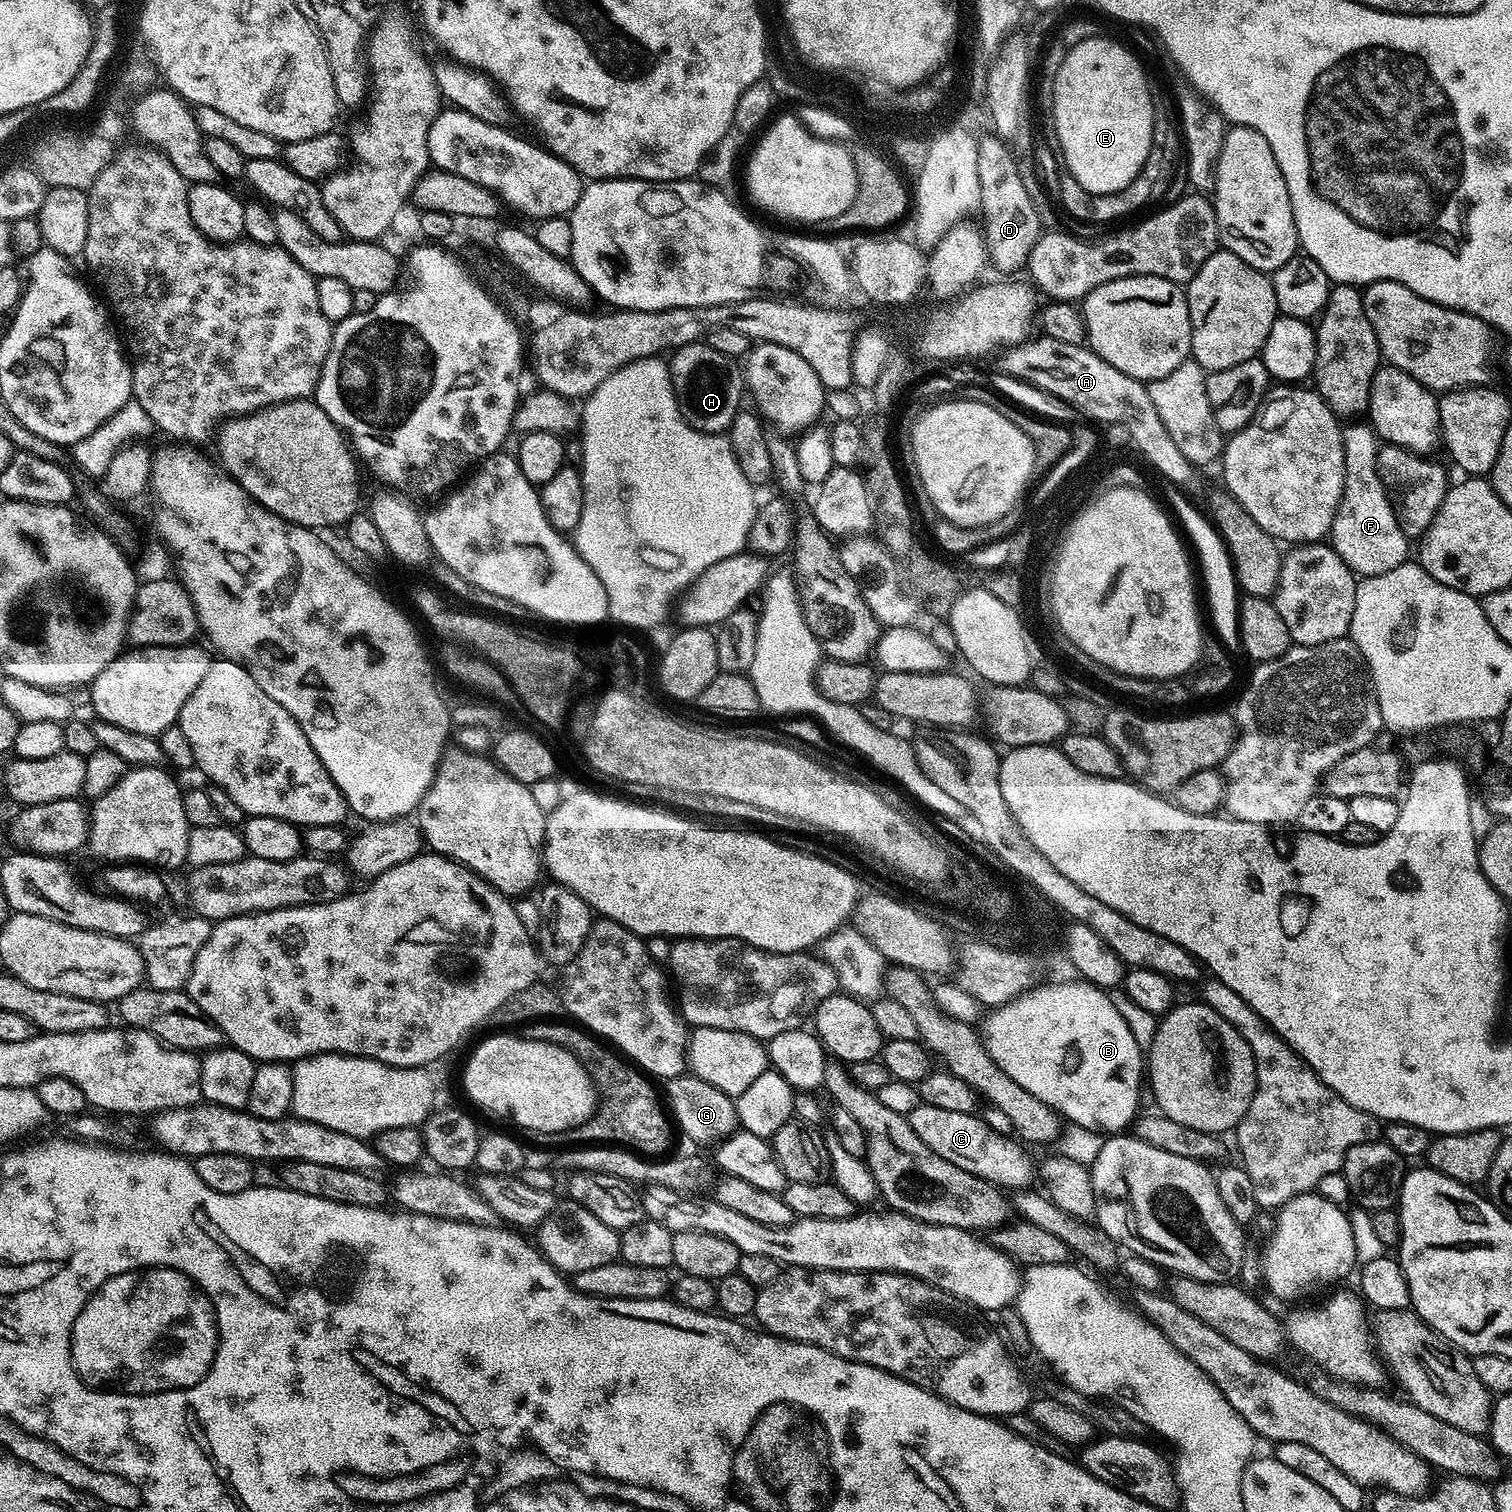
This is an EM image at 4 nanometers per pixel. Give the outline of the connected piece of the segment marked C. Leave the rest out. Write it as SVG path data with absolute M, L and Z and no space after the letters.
M922 1102L911 1111L908 1121L914 1134L930 1150L1002 1190L1012 1188L1014 1192L1023 1191L1029 1189L1035 1181L1036 1164L1022 1148L1024 1146L1017 1139L994 1131L983 1117L975 1113L955 1113L954 1110L943 1110Z

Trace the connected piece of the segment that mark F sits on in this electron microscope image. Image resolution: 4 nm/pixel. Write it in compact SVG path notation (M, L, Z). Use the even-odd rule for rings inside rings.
M1352 422L1343 429L1344 434L1344 485L1338 510L1334 514L1330 543L1357 577L1386 574L1394 566L1402 566L1409 559L1410 537L1404 533L1400 519L1392 508L1392 497L1384 488L1376 469L1381 450L1376 431L1371 423ZM1364 423L1364 424L1360 424Z

